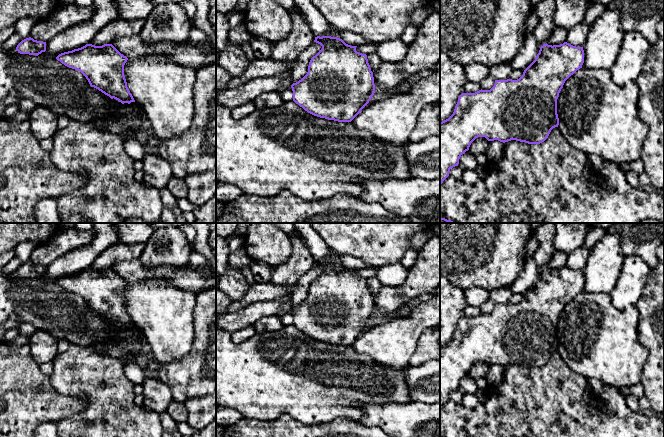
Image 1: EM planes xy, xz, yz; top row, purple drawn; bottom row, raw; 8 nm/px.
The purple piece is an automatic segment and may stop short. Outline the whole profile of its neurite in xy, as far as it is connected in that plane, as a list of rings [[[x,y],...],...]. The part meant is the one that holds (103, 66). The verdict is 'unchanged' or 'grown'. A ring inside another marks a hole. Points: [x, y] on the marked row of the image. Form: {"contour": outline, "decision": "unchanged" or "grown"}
{"contour": [[[112,44],[85,46],[59,54],[56,59],[65,66],[80,71],[94,87],[122,104],[135,102],[124,76],[128,58]]], "decision": "unchanged"}

